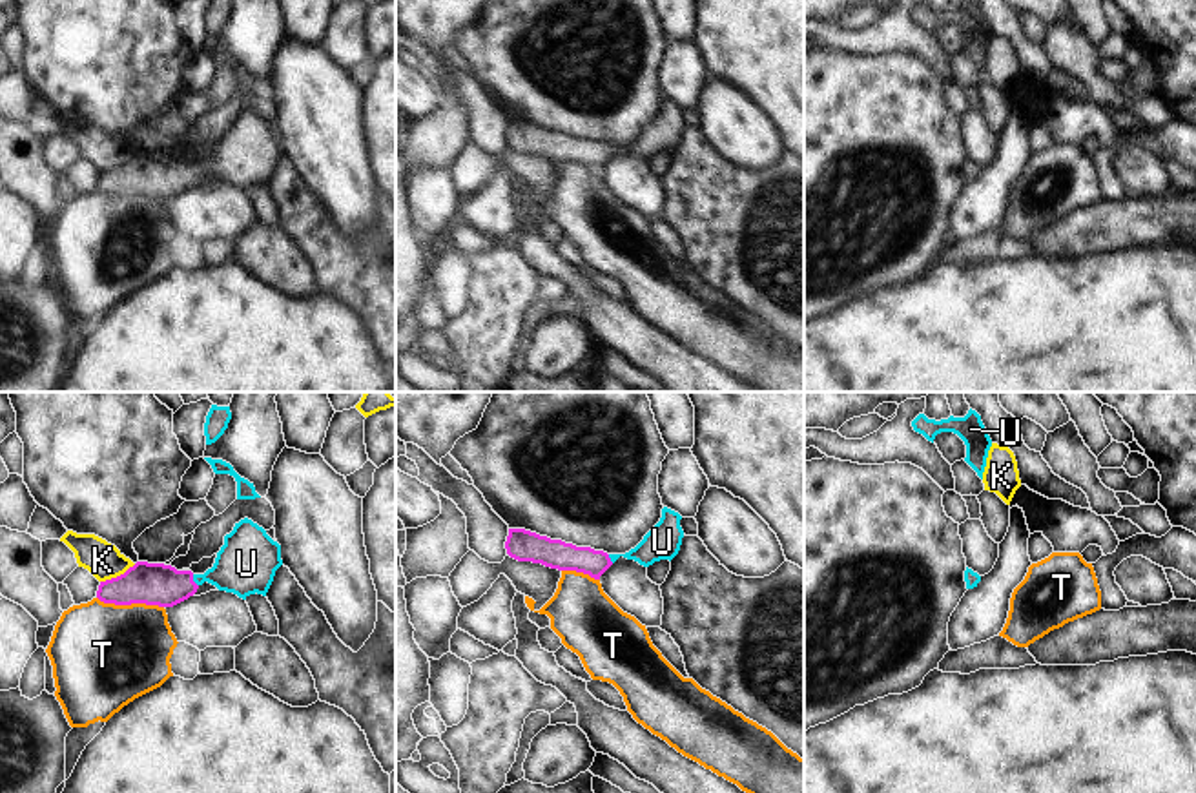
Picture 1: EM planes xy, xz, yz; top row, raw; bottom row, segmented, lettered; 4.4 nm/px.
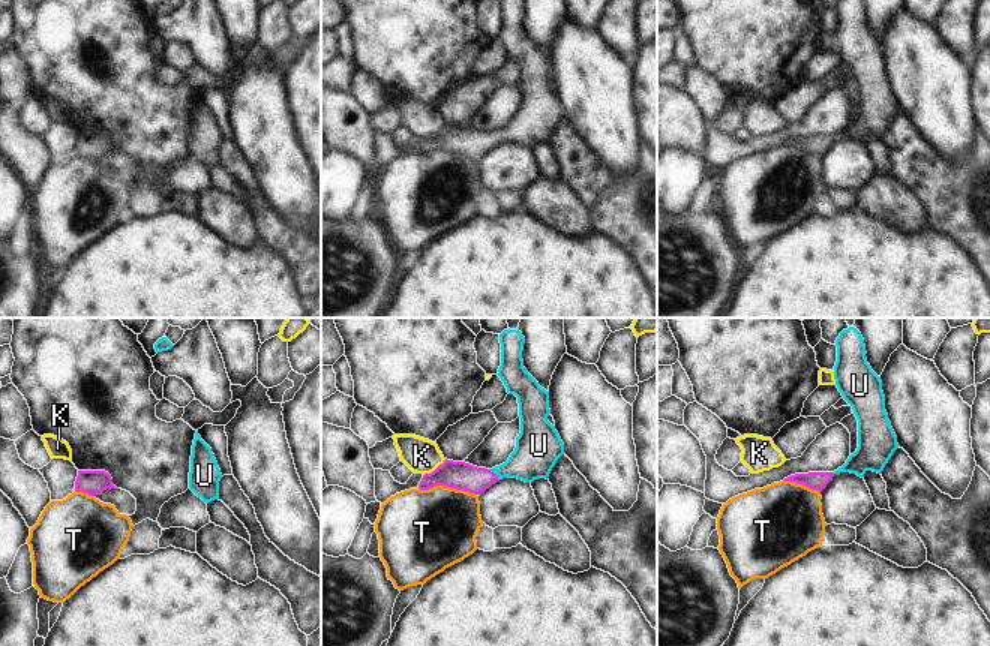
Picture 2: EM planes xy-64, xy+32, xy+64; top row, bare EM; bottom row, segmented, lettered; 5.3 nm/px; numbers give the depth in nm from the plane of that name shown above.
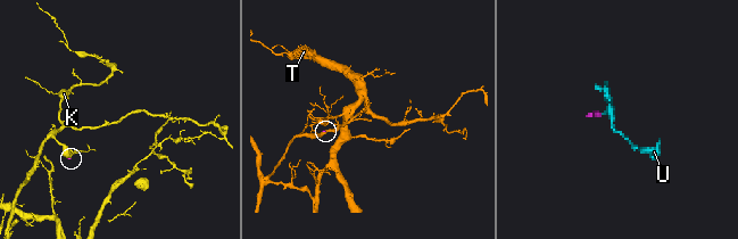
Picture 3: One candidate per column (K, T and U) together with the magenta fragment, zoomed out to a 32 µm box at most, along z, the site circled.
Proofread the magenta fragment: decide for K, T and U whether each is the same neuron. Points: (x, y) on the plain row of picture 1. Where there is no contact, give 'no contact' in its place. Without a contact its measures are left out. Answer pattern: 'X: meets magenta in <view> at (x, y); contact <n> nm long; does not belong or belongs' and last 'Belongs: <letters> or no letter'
K: meets magenta in xy at (117, 168); contact 180 nm long; does not belong
T: meets magenta in xy at (130, 195); contact 300 nm long; does not belong
U: meets magenta in xy at (192, 172); contact 60 nm long; belongs
Belongs: U

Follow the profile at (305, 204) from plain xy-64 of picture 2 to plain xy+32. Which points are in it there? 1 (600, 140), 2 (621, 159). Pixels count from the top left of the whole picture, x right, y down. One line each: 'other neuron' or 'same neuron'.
1: same neuron
2: same neuron

